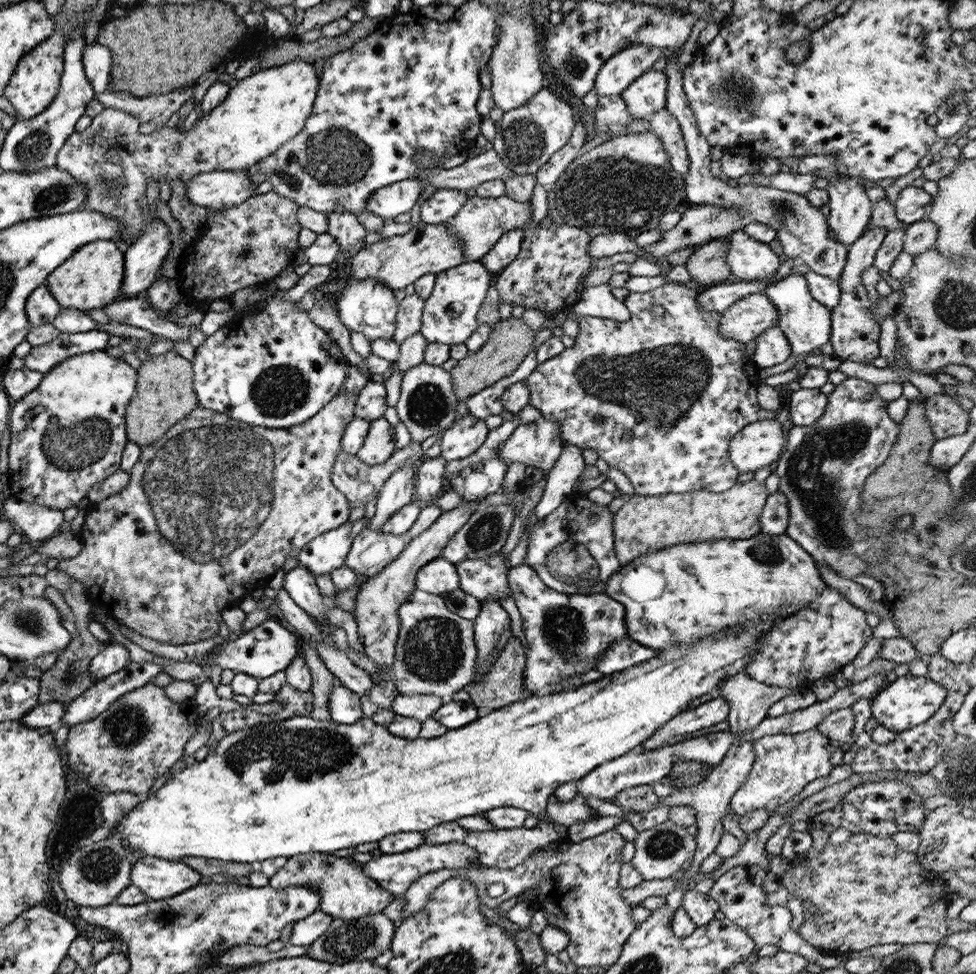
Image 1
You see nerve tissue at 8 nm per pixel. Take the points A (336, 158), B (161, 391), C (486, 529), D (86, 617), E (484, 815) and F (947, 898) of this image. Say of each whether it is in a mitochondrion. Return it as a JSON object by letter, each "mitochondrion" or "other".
{"A":"mitochondrion","B":"other","C":"mitochondrion","D":"other","E":"other","F":"other"}

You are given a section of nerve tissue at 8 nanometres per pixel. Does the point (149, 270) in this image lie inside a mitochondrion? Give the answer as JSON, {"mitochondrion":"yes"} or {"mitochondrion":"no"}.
{"mitochondrion":"no"}

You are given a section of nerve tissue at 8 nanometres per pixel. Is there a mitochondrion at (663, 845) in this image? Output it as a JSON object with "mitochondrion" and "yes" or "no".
{"mitochondrion":"yes"}

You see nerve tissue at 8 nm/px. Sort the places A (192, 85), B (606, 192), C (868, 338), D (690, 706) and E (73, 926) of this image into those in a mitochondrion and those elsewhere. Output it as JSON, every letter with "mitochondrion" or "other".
{"A":"other","B":"mitochondrion","C":"other","D":"other","E":"other"}

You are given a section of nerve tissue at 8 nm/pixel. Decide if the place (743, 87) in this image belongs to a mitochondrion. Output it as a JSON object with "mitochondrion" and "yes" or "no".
{"mitochondrion":"yes"}

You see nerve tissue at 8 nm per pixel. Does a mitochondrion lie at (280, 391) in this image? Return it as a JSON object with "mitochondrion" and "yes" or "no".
{"mitochondrion":"yes"}

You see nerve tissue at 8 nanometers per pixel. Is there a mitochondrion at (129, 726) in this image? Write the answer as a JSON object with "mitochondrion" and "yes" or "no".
{"mitochondrion":"yes"}

